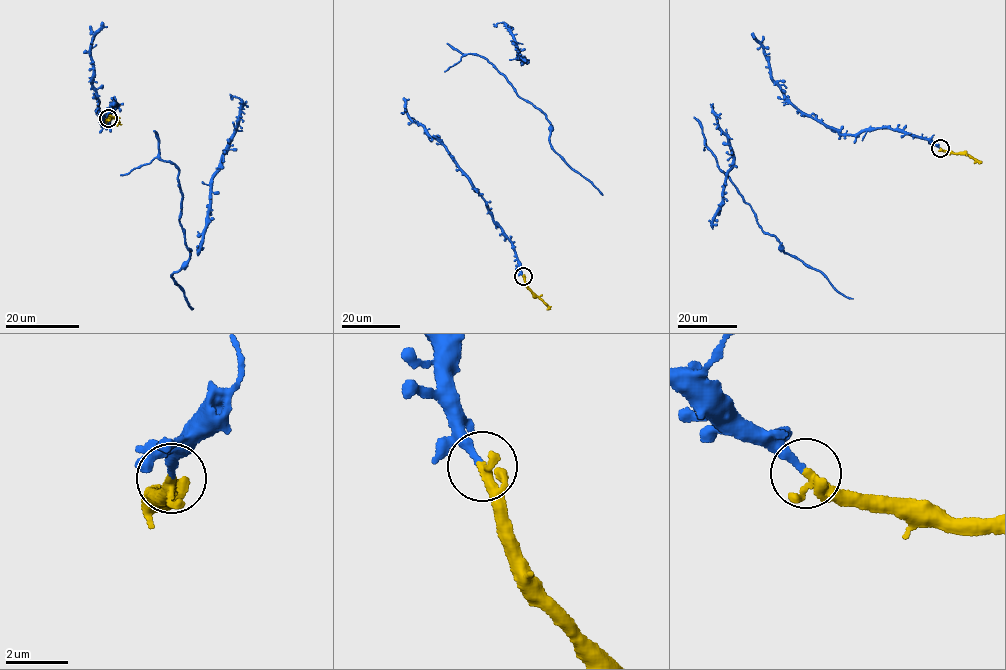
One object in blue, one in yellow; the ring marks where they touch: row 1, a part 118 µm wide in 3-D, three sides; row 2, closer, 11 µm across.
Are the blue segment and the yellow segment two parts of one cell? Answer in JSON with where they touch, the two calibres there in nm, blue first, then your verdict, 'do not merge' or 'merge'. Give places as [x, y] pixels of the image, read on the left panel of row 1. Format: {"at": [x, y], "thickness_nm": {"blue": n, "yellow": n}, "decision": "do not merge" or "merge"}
{"at": [108, 118], "thickness_nm": {"blue": 240, "yellow": 240}, "decision": "merge"}

